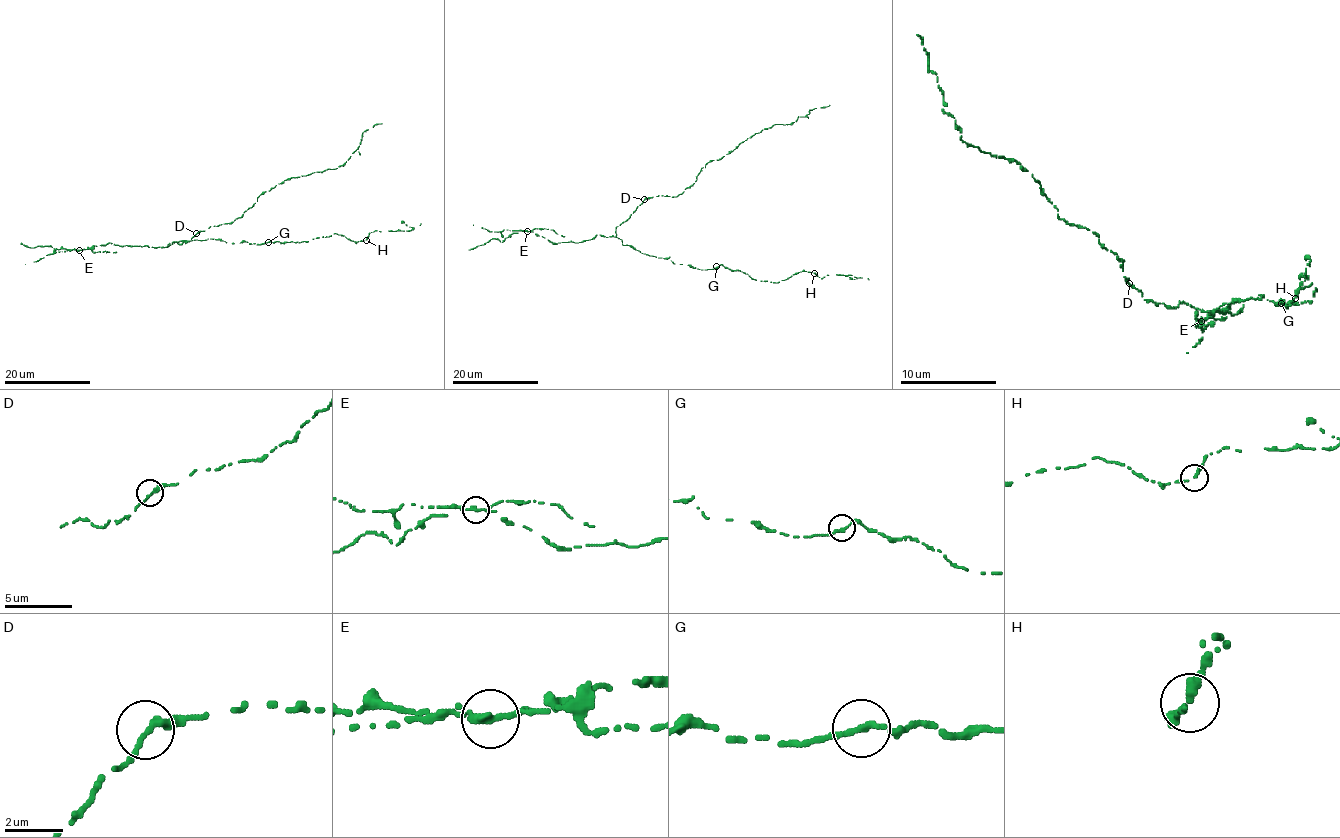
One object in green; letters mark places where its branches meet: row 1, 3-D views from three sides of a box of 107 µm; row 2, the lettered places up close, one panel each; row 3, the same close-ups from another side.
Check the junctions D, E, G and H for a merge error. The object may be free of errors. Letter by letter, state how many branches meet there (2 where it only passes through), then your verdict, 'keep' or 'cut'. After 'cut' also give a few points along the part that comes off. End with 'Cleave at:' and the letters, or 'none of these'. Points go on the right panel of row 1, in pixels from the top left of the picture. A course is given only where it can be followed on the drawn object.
D: 2 branches meet; keep
E: 2 branches meet; cut; foreign part runs (1201, 322), (1201, 317), (1226, 317), (1218, 312), (1235, 315), (1242, 305)
G: 2 branches meet; keep
H: 2 branches meet; keep
Cleave at: E

